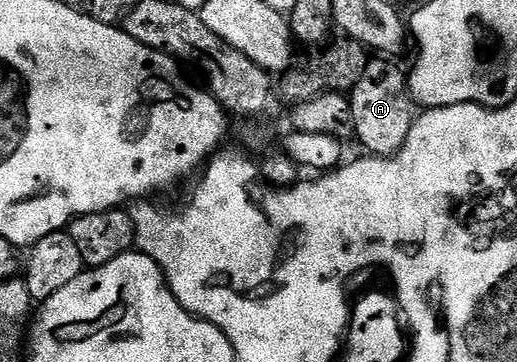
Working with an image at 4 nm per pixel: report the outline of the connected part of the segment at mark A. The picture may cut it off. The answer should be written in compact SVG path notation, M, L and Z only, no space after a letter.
M389 58L370 59L369 65L363 70L359 82L353 91L348 93L351 106L351 118L355 122L353 131L356 143L361 143L366 148L369 156L396 156L397 151L407 142L407 134L411 134L411 126L415 119L415 101L411 95L406 69L401 69L400 63Z

